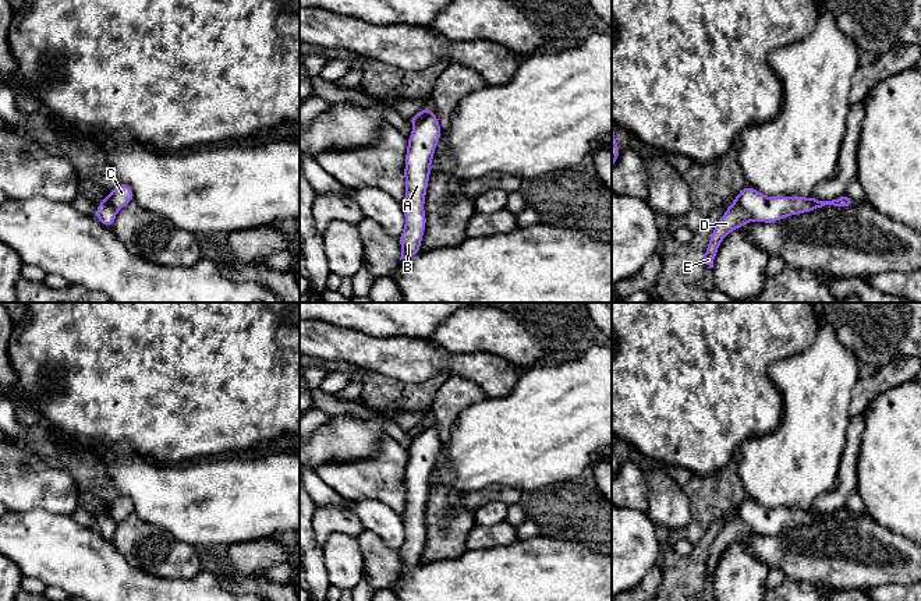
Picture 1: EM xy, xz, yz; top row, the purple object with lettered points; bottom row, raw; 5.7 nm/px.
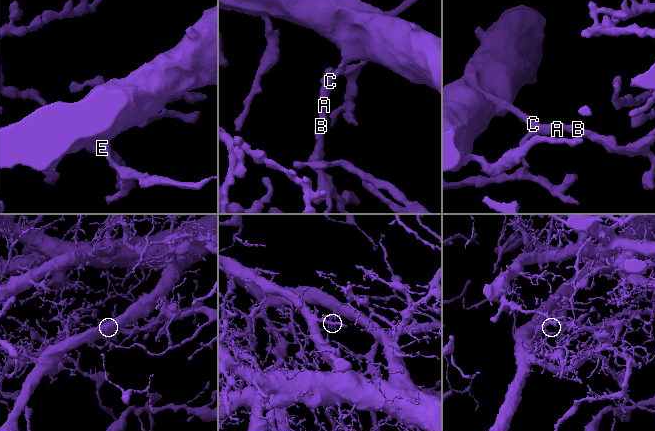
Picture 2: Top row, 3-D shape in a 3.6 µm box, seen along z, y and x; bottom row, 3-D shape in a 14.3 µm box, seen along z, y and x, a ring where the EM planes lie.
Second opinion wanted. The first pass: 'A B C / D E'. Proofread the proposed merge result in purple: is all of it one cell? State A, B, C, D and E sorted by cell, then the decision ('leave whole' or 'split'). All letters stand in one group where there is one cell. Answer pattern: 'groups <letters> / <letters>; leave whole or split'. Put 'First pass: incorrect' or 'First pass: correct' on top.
First pass: correct
groups A B C / D E; split

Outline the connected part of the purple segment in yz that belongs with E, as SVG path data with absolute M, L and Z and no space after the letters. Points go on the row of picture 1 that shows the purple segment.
M733 202L729 208L726 208L723 218L711 234L706 252L704 254L705 264L713 268L716 252L723 238L730 231L738 229L740 226L748 225L751 220L752 218L738 204Z

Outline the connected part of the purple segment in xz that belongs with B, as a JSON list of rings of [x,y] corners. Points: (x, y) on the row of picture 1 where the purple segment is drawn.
[[[429,110],[426,117],[414,125],[405,152],[405,197],[403,211],[405,226],[400,234],[401,259],[410,259],[421,251],[426,226],[424,212],[425,195],[431,176],[431,163],[438,141],[442,137],[438,116]]]

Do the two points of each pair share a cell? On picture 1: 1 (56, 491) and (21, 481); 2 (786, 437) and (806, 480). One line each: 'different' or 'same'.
1: same
2: same

